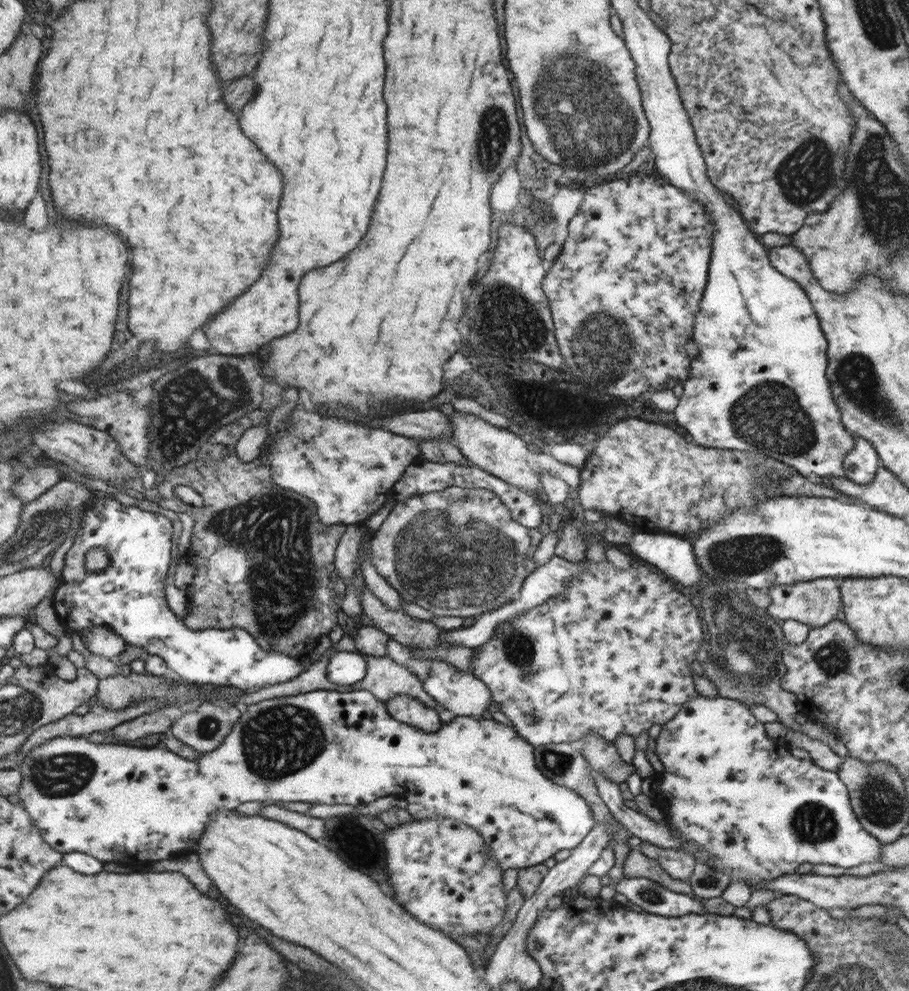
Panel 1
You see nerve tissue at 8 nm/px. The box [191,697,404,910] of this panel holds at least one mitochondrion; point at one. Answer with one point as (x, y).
(279, 741)

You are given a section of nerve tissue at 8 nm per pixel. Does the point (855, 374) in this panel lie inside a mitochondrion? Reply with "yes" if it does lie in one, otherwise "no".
yes

